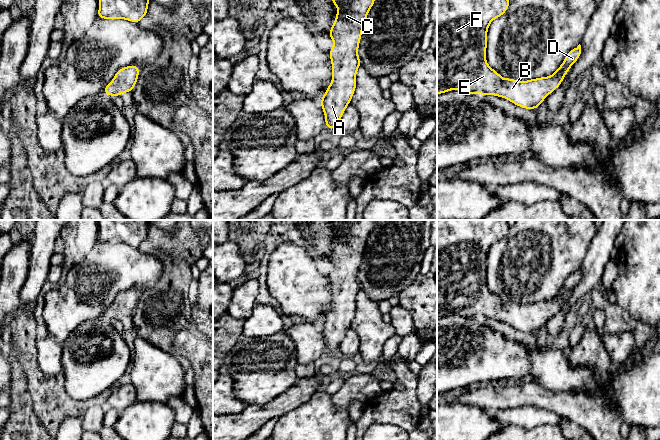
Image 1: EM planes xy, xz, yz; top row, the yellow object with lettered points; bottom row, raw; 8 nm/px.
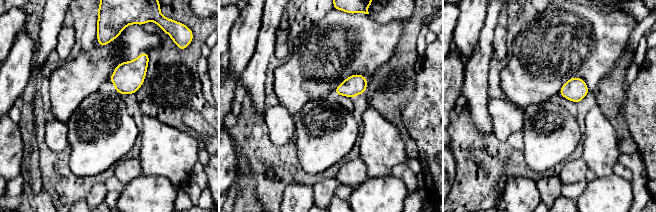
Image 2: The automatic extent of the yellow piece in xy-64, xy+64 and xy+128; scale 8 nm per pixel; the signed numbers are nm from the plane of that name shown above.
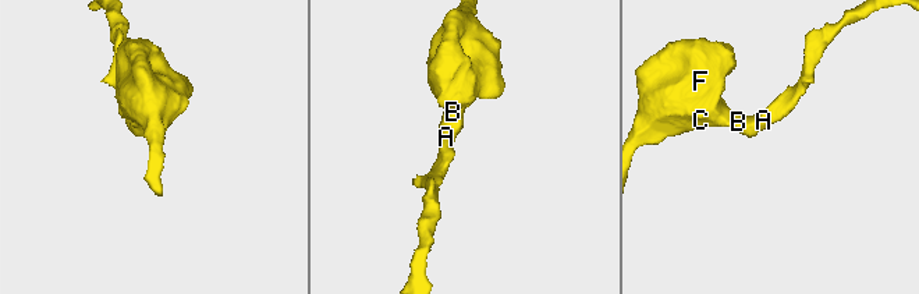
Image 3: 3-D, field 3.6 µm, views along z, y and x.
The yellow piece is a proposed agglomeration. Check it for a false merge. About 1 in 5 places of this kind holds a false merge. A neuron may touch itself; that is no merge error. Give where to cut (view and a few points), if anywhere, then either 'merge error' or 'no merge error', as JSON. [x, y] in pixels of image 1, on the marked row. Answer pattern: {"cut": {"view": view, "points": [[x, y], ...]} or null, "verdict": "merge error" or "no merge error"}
{"cut": null, "verdict": "no merge error"}

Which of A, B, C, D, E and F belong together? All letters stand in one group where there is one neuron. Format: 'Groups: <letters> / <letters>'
Groups: A B C D E F

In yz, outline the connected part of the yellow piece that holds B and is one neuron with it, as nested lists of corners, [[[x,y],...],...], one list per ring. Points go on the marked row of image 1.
[[[437,0],[437,94],[459,90],[467,94],[494,95],[524,109],[537,109],[557,89],[570,67],[581,56],[581,45],[572,49],[549,77],[527,81],[504,79],[486,61],[487,31],[490,23],[502,16],[509,0]]]

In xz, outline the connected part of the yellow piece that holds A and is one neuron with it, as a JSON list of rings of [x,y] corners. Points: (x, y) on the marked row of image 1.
[[[332,0],[332,3],[338,8],[336,19],[328,32],[334,42],[329,52],[332,64],[332,81],[320,100],[325,114],[325,124],[330,131],[339,126],[340,119],[355,92],[357,86],[356,73],[361,66],[358,55],[359,43],[366,18],[374,2],[375,0]]]

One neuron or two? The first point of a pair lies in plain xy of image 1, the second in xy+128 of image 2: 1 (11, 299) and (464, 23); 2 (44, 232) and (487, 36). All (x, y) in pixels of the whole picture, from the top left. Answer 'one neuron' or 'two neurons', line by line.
1: one neuron
2: one neuron

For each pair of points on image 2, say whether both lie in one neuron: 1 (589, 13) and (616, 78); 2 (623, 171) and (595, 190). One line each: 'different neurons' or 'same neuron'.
1: different neurons
2: different neurons

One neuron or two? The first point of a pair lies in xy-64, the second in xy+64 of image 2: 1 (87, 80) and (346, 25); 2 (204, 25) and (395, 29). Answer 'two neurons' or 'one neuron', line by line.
1: one neuron
2: two neurons

